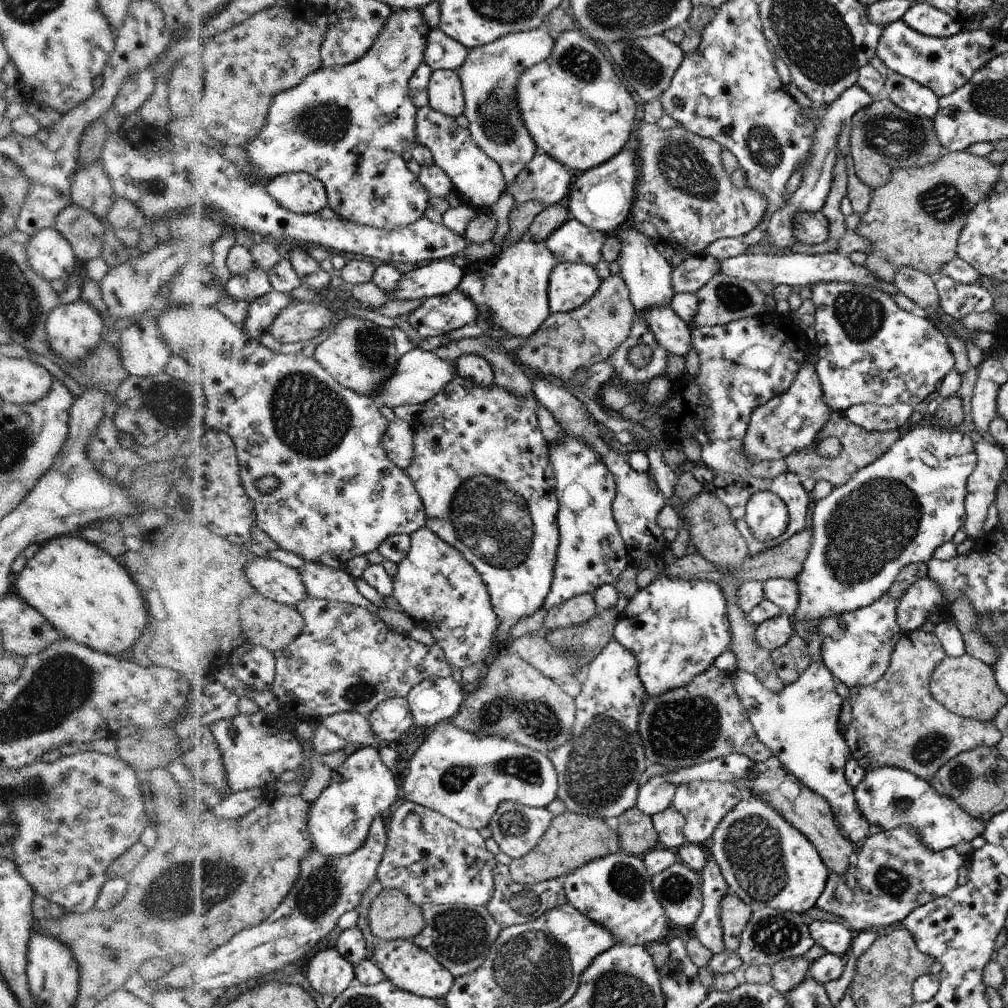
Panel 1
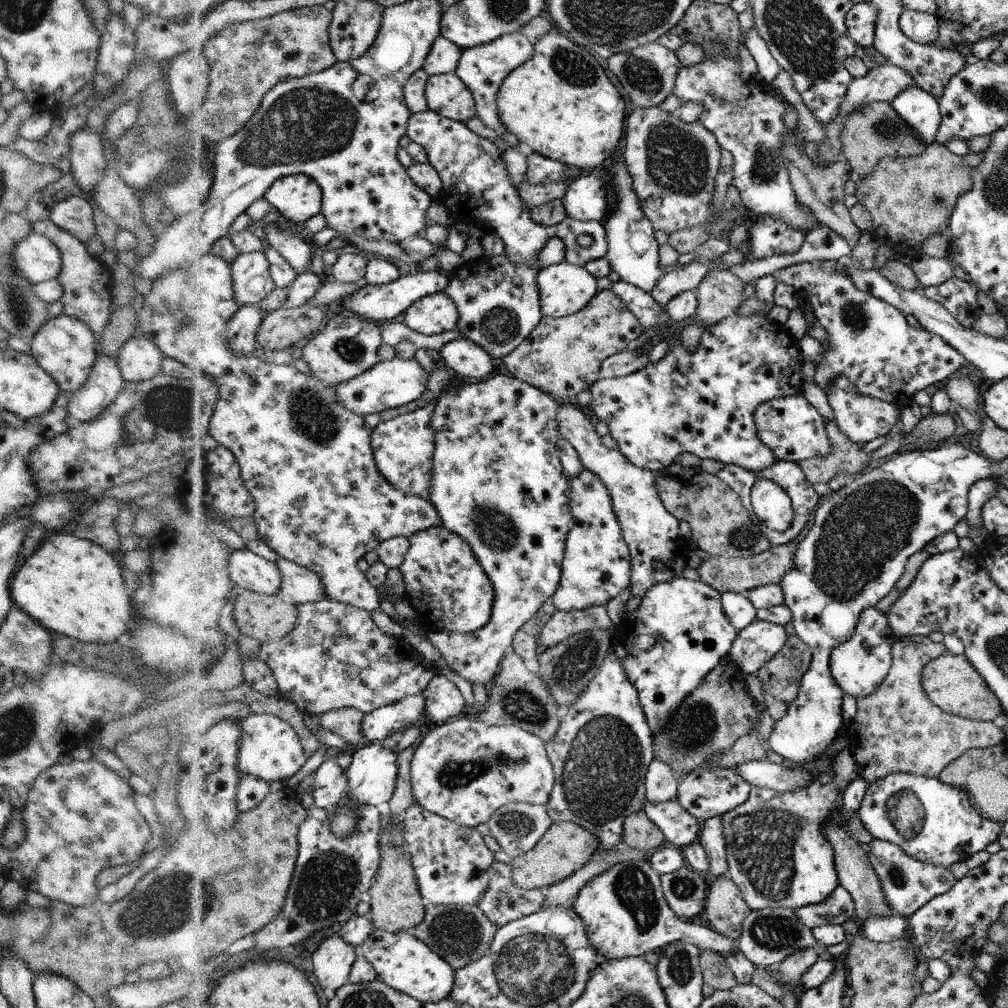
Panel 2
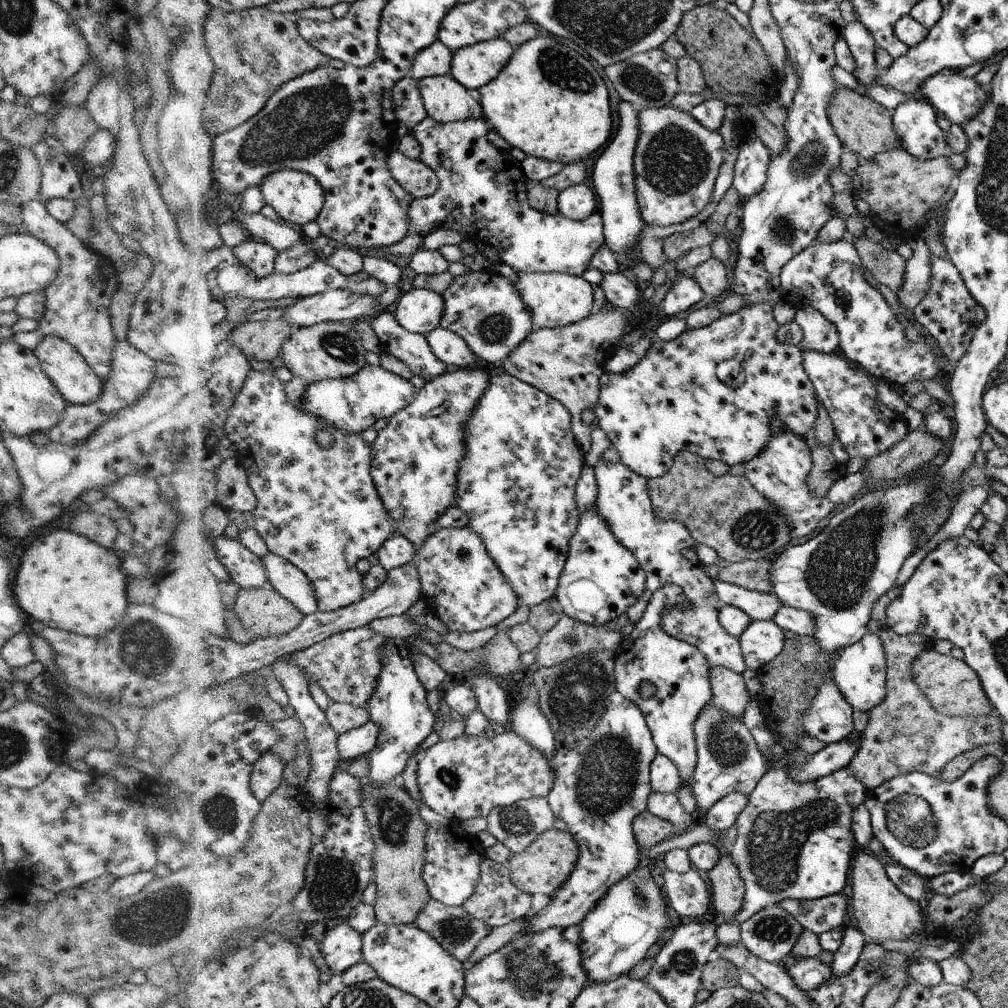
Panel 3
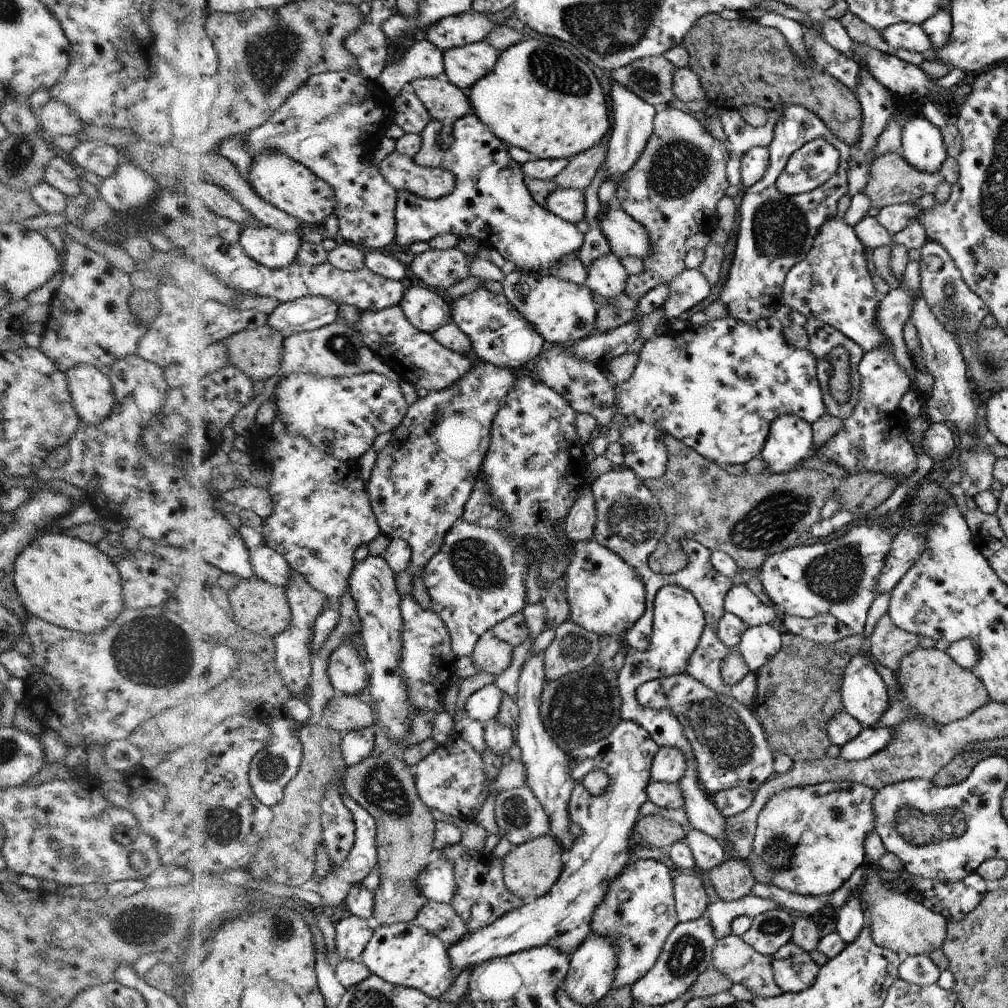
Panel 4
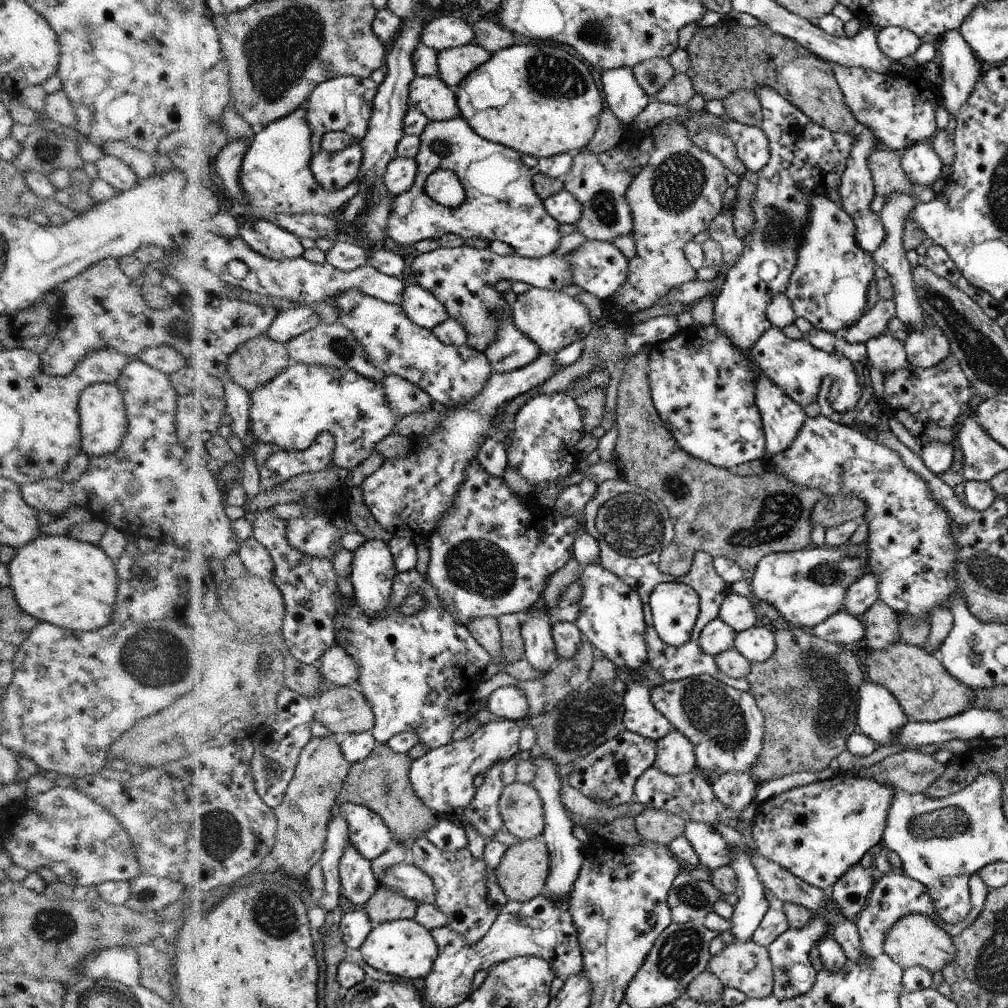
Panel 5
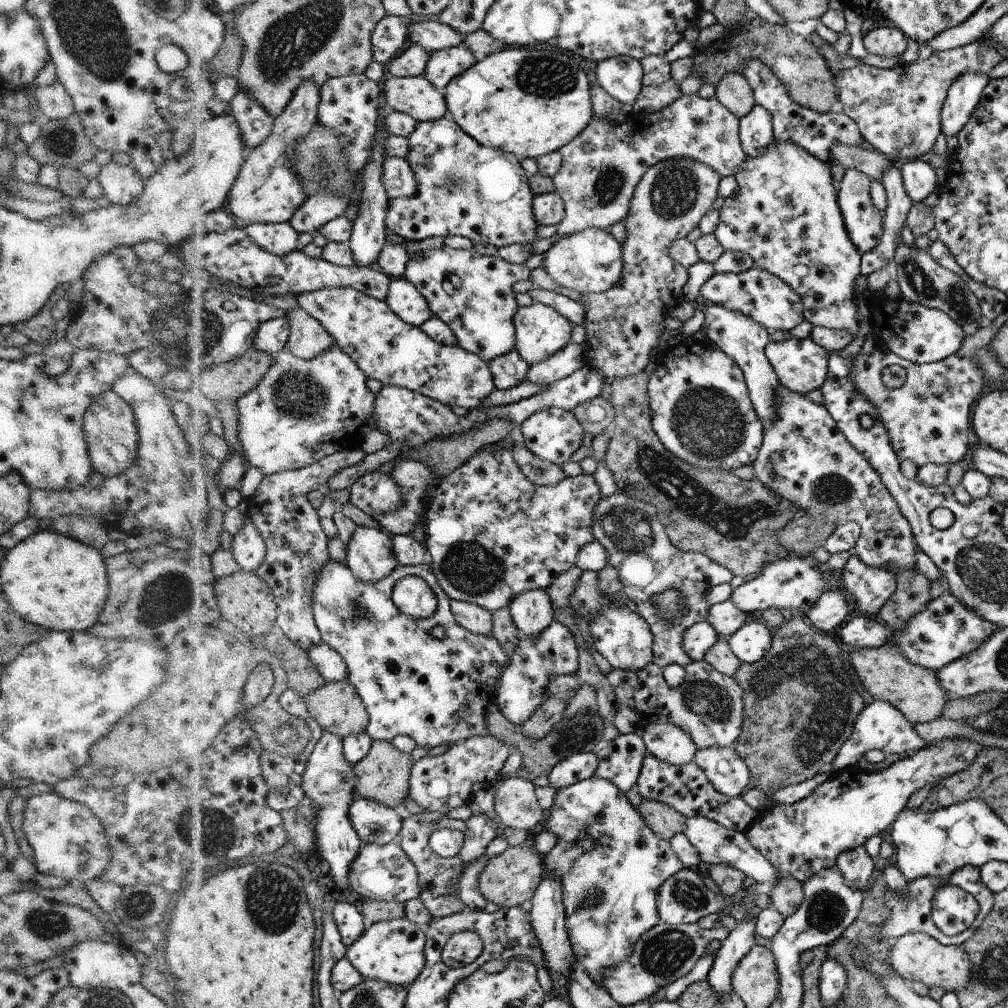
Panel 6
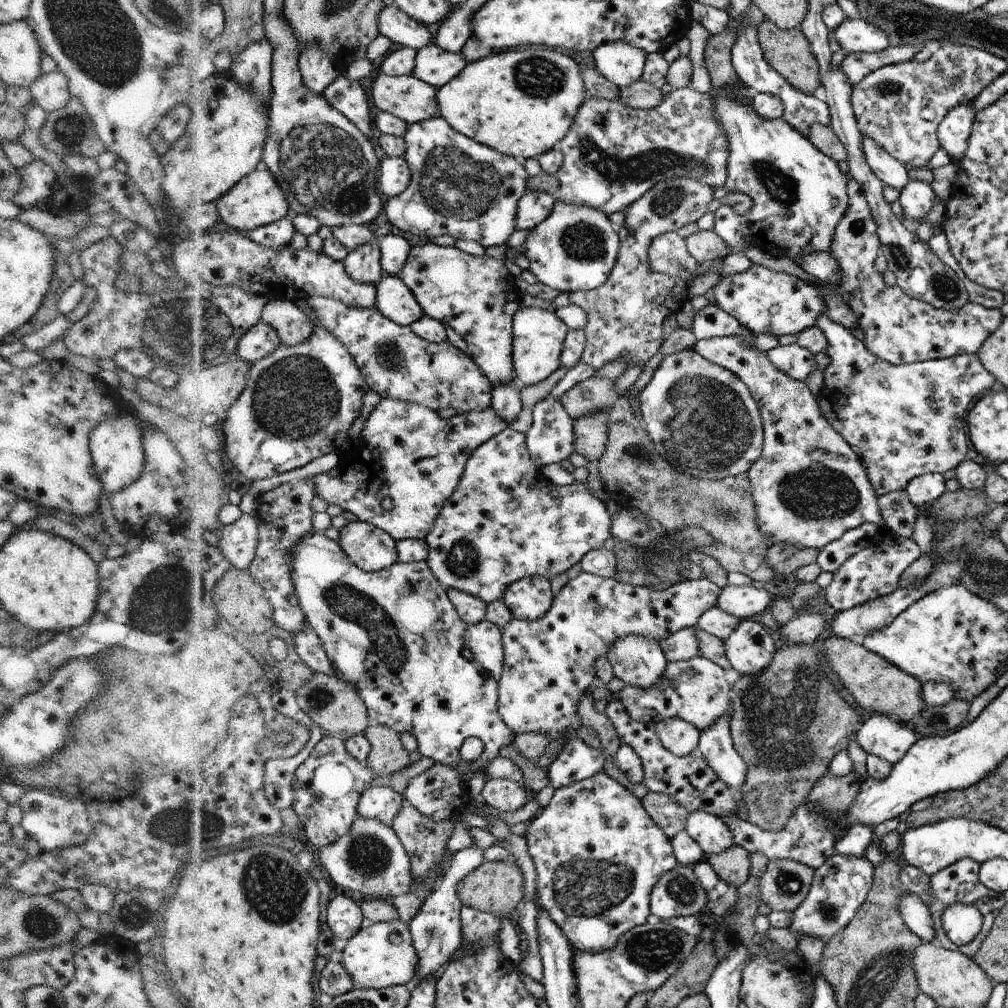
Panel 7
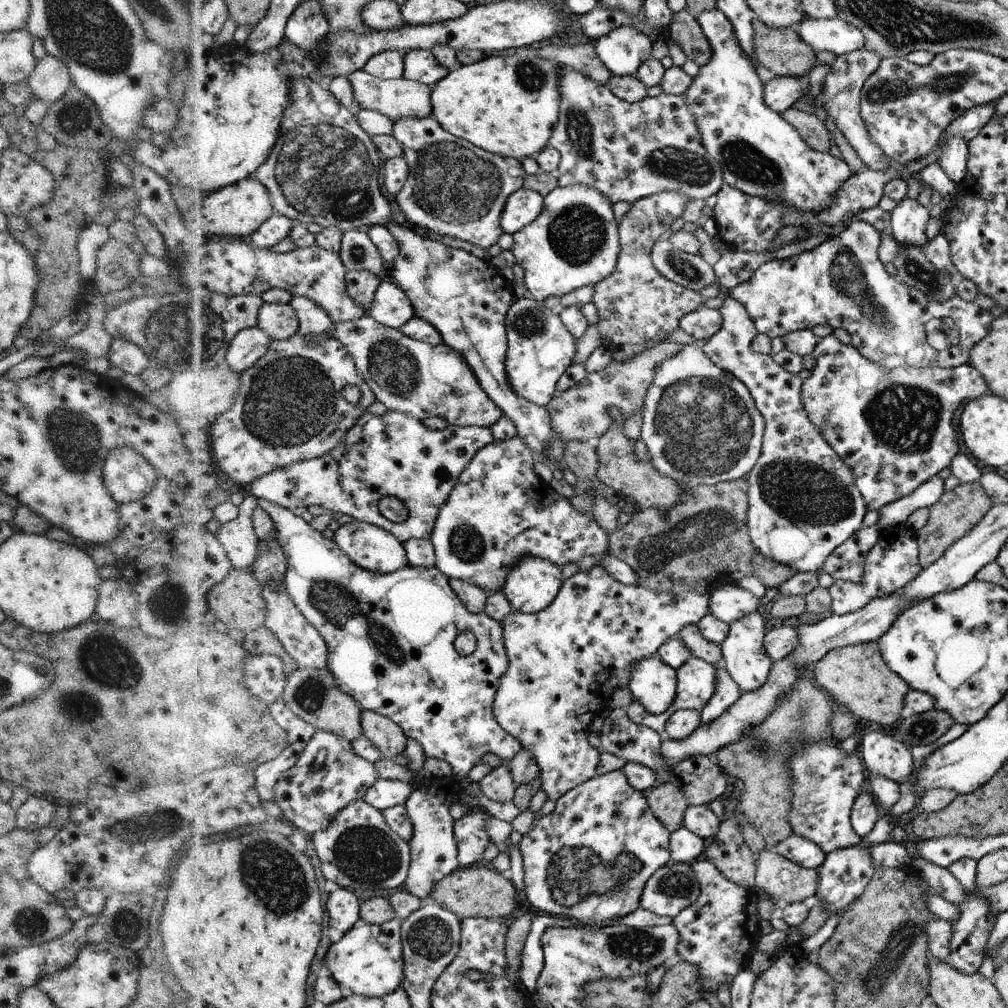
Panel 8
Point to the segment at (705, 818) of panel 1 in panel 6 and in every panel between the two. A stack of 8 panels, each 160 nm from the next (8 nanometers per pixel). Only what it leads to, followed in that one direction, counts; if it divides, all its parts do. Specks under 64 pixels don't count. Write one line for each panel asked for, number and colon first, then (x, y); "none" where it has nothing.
2: (706, 793)
3: (728, 761)
4: (729, 749)
5: (726, 726)
6: (708, 705)

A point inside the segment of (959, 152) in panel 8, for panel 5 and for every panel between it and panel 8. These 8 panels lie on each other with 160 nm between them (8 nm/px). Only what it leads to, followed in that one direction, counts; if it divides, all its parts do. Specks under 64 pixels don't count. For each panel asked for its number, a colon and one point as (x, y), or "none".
5: (960, 70)
6: (963, 96)
7: (954, 132)

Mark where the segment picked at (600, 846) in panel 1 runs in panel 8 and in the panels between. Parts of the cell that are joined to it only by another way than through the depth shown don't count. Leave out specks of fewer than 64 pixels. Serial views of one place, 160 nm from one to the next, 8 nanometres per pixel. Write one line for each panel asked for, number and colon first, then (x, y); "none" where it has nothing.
2: (566, 847)
3: (543, 868)
4: (529, 870)
5: (522, 873)
6: (509, 879)
7: (493, 887)
8: (475, 891)

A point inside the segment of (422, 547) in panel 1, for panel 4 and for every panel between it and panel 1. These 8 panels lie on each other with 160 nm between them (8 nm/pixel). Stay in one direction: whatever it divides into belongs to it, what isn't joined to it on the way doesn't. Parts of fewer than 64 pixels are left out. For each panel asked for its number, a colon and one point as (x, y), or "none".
2: (447, 587)
3: (465, 589)
4: (477, 579)

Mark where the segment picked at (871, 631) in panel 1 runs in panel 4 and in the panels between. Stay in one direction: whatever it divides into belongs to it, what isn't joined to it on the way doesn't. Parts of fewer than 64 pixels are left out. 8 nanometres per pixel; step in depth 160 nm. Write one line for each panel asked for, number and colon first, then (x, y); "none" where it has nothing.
2: (859, 665)
3: (860, 672)
4: (865, 696)

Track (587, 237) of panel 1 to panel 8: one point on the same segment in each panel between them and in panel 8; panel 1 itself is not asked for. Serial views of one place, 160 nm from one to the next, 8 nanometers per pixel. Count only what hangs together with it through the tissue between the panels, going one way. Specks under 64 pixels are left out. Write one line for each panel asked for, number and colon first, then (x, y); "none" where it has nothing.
2: (477, 188)
3: (479, 197)
4: (490, 201)
5: (501, 204)
6: (467, 189)
7: (468, 190)
8: (456, 189)

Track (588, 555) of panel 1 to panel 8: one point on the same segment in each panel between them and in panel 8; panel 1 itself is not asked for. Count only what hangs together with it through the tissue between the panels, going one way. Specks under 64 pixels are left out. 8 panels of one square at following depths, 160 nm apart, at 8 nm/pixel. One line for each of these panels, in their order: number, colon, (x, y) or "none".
2: (596, 567)
3: (601, 579)
4: (605, 595)
5: (611, 615)
6: (621, 635)
7: (637, 661)
8: (653, 683)

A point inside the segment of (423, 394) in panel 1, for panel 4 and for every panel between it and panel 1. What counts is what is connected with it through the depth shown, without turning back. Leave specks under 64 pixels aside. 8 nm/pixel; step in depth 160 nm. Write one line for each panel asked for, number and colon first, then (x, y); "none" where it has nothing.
2: (393, 383)
3: (353, 404)
4: (343, 416)

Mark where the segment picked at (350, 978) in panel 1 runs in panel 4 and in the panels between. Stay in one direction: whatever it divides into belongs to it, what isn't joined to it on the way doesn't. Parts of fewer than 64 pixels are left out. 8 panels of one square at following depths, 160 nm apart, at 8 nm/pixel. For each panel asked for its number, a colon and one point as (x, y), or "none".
2: (334, 960)
3: (343, 948)
4: (353, 934)

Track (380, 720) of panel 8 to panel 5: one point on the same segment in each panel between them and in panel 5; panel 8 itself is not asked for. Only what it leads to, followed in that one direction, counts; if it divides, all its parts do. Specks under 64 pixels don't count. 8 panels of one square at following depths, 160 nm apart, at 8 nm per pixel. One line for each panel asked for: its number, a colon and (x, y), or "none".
5: (383, 782)
6: (385, 775)
7: (390, 754)

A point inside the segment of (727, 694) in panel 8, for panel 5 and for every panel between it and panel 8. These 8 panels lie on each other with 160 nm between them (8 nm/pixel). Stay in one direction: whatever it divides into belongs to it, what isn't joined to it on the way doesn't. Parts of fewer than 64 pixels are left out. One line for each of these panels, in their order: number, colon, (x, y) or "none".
5: (736, 790)
6: (724, 769)
7: (716, 745)

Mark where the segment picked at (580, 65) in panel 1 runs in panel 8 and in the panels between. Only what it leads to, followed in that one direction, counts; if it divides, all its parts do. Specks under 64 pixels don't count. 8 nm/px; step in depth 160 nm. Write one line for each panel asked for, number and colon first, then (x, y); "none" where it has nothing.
2: (560, 103)
3: (549, 102)
4: (540, 98)
5: (537, 99)
6: (529, 102)
7: (520, 102)
8: (507, 105)

